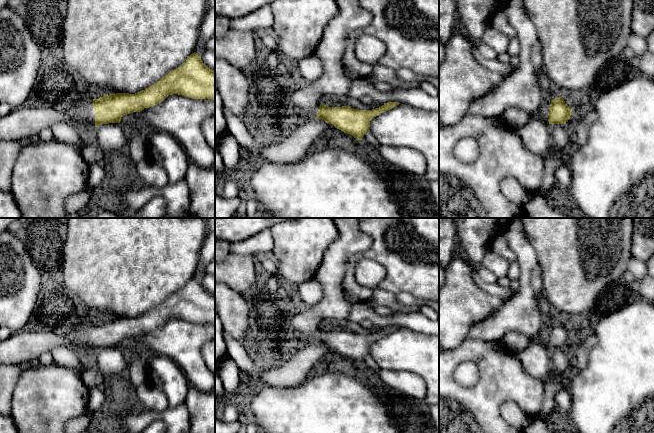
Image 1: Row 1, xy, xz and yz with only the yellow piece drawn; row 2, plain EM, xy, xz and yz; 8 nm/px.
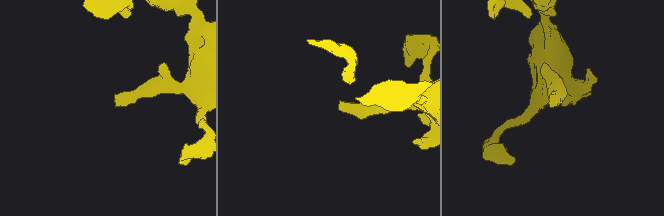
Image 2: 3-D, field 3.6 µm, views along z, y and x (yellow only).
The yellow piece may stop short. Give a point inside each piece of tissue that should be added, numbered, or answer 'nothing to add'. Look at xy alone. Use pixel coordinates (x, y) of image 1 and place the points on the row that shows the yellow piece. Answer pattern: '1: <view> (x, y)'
1: xy (22, 123)

